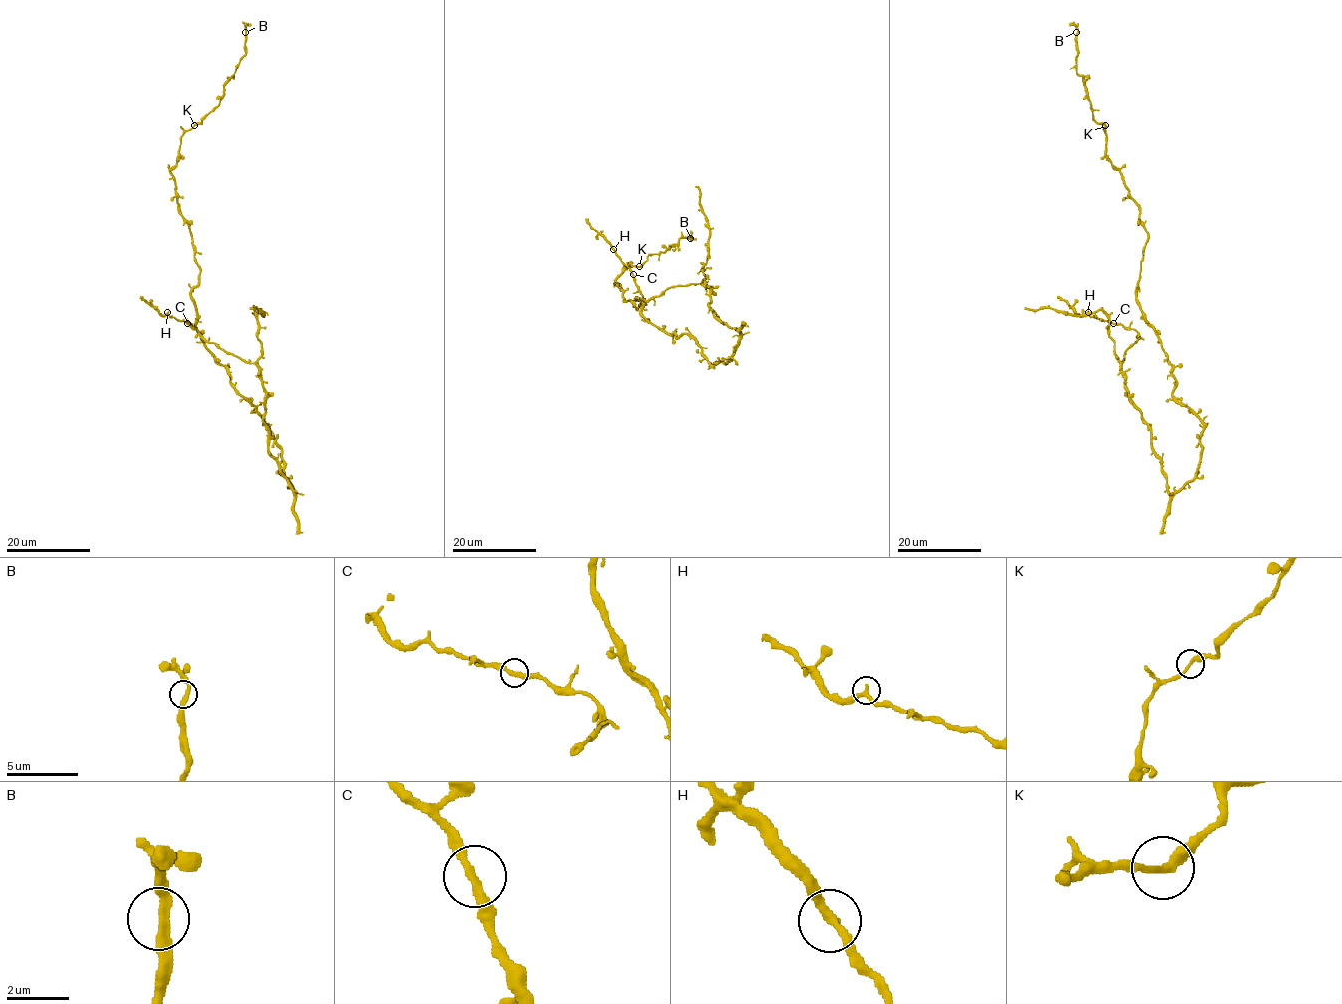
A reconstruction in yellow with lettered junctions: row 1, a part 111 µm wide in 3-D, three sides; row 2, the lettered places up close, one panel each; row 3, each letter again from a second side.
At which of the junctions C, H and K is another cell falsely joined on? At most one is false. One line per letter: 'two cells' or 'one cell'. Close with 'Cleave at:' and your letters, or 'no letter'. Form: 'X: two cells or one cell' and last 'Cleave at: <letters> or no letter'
C: one cell
H: one cell
K: one cell
Cleave at: no letter

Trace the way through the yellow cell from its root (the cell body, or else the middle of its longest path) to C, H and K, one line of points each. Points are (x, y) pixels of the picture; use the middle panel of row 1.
C: (690, 335), (714, 365), (729, 359), (740, 332), (714, 315), (703, 283), (671, 286), (645, 300), (633, 274)
H: (690, 335), (714, 365), (729, 359), (740, 332), (714, 315), (703, 283), (671, 286), (645, 300), (613, 249)
K: (690, 335), (677, 337), (649, 323), (642, 298), (637, 309), (625, 301), (616, 279), (624, 267), (639, 266)

